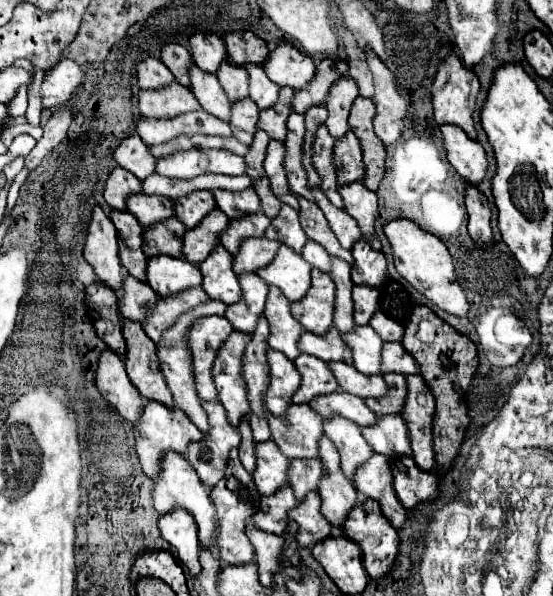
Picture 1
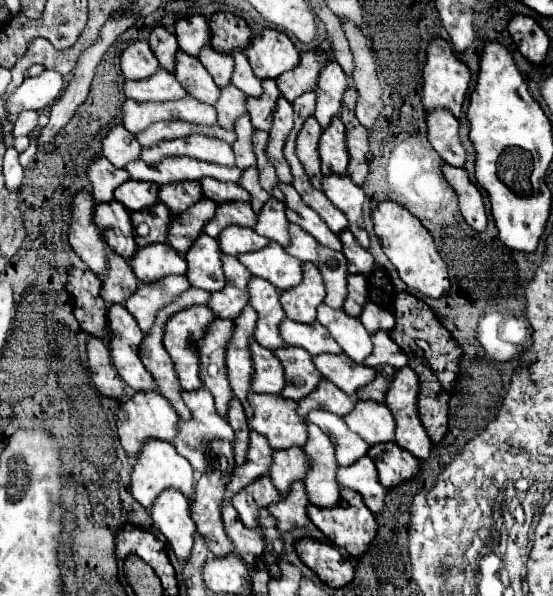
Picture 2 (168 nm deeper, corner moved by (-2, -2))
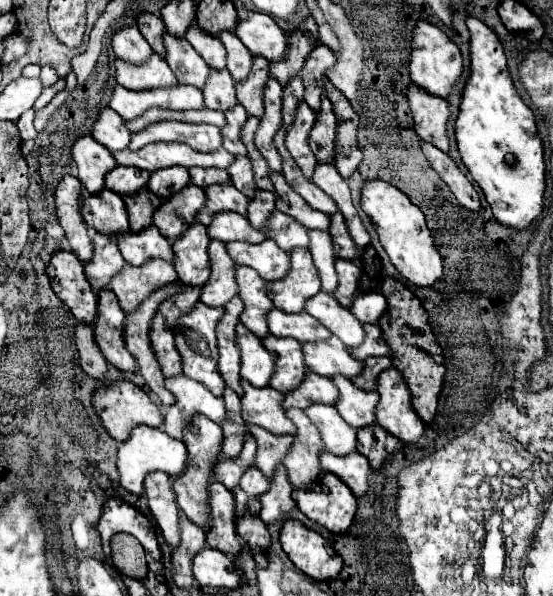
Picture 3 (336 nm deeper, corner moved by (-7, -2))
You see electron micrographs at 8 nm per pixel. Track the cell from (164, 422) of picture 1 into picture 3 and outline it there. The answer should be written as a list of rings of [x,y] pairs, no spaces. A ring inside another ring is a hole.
[[[128,381],[114,383],[112,387],[104,387],[102,391],[94,393],[94,409],[100,415],[104,427],[116,441],[124,441],[130,437],[132,427],[138,425],[148,425],[148,427],[160,427],[164,423],[164,413],[162,409],[150,401],[148,393]]]

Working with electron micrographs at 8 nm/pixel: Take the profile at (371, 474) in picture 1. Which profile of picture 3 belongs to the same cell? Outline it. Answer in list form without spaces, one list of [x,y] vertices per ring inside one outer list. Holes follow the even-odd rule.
[[[328,451],[322,453],[322,469],[328,473],[334,473],[336,477],[340,477],[356,497],[364,495],[364,491],[370,489],[370,463],[364,455],[360,453],[352,453],[352,455],[332,455]]]

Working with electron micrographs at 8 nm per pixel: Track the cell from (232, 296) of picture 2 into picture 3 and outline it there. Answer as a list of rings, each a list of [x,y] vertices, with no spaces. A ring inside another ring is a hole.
[[[222,241],[210,243],[210,267],[212,275],[202,287],[200,301],[208,307],[224,307],[232,297],[238,295],[236,285],[236,263],[228,255],[226,245]]]

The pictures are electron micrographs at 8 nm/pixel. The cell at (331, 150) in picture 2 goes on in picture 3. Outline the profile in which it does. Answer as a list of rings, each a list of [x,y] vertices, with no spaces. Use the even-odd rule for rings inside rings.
[[[322,97],[322,109],[316,115],[316,125],[310,133],[310,147],[318,163],[334,163],[334,139],[338,131],[338,121],[332,111],[330,99]]]

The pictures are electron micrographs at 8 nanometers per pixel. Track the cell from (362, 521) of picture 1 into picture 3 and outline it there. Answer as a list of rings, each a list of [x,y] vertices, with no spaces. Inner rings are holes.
[[[324,473],[312,491],[294,489],[294,501],[298,509],[330,533],[346,533],[354,523],[354,511],[358,499],[336,475]]]

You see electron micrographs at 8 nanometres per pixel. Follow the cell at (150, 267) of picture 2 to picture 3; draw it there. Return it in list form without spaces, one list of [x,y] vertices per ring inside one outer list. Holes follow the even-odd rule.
[[[154,225],[140,233],[118,235],[116,239],[122,257],[134,267],[142,267],[150,259],[164,259],[170,263],[174,261],[172,243],[166,237],[162,237]]]

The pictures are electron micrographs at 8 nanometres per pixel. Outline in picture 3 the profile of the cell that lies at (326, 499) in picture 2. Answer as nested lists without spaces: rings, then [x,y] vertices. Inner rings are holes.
[[[288,409],[286,415],[298,427],[298,435],[294,437],[294,445],[288,451],[284,465],[290,473],[290,483],[294,485],[294,489],[310,491],[324,473],[318,463],[320,453],[324,451],[322,435],[318,435],[318,427],[310,423],[304,411]]]

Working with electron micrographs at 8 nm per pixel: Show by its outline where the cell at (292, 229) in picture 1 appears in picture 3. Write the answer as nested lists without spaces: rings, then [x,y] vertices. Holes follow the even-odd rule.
[[[260,191],[248,205],[248,221],[254,229],[266,233],[266,219],[270,219],[272,211],[276,209],[276,195],[270,191]]]

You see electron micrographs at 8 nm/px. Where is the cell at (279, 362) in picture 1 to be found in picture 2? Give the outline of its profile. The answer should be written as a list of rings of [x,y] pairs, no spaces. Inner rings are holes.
[[[249,339],[249,351],[251,351],[251,361],[253,361],[251,389],[255,393],[279,395],[285,385],[281,361],[273,355],[273,351],[261,347],[255,339]]]

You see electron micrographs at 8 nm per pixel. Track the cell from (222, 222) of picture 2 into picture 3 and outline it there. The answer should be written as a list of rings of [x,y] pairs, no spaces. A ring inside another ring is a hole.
[[[214,185],[206,189],[206,197],[206,205],[196,215],[196,221],[200,221],[202,225],[210,225],[214,215],[222,211],[234,211],[246,217],[246,207],[250,199],[246,199],[246,195],[242,195],[234,185]]]

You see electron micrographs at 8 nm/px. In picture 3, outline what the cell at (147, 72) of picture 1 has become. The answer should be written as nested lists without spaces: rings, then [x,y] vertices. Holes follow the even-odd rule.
[[[124,27],[122,31],[118,31],[112,37],[112,49],[118,59],[134,65],[146,63],[146,59],[150,59],[150,55],[154,53],[136,27]]]

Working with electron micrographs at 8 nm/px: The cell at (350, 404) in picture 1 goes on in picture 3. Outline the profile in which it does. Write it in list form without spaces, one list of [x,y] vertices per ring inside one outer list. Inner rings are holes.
[[[310,371],[296,391],[286,393],[284,409],[290,409],[290,407],[306,409],[314,403],[336,405],[336,401],[338,401],[338,387],[332,383],[332,379]]]

